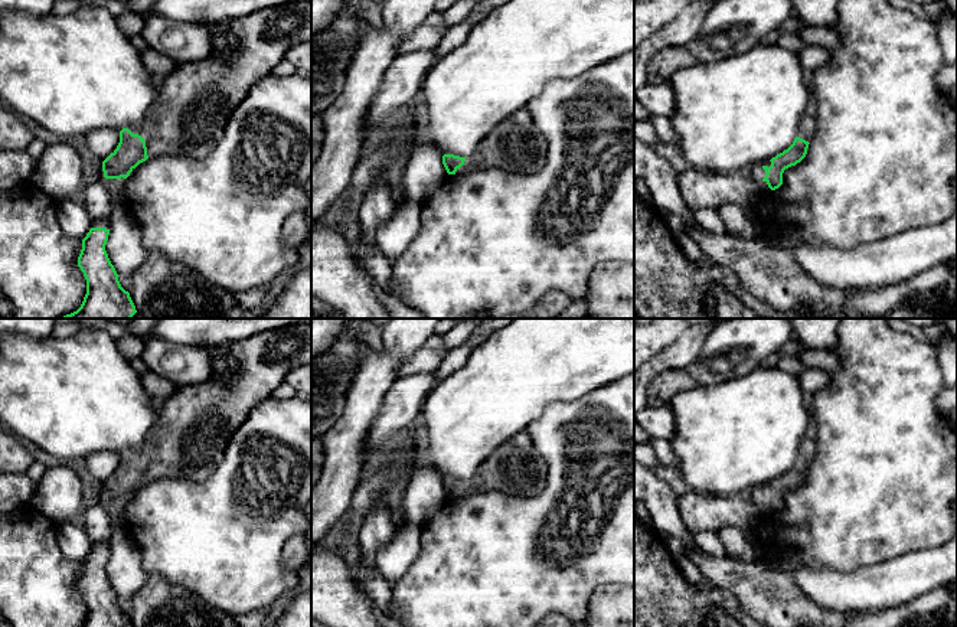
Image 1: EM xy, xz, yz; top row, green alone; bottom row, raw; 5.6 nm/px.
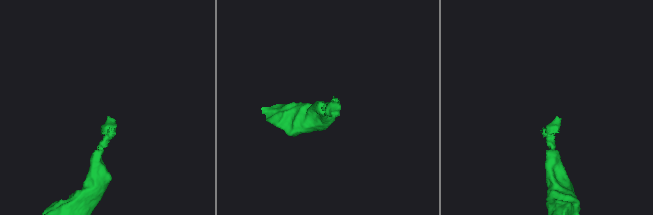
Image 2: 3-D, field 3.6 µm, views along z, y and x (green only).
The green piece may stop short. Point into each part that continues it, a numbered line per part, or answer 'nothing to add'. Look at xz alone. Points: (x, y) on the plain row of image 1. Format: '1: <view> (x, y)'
1: xz (515, 467)

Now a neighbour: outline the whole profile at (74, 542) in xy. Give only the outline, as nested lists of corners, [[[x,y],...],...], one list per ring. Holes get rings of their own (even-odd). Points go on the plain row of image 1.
[[[72,522],[56,526],[56,539],[63,556],[78,564],[86,559],[94,545],[85,529]]]

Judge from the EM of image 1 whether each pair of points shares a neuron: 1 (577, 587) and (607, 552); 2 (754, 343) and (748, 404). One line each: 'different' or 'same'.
1: same
2: different

